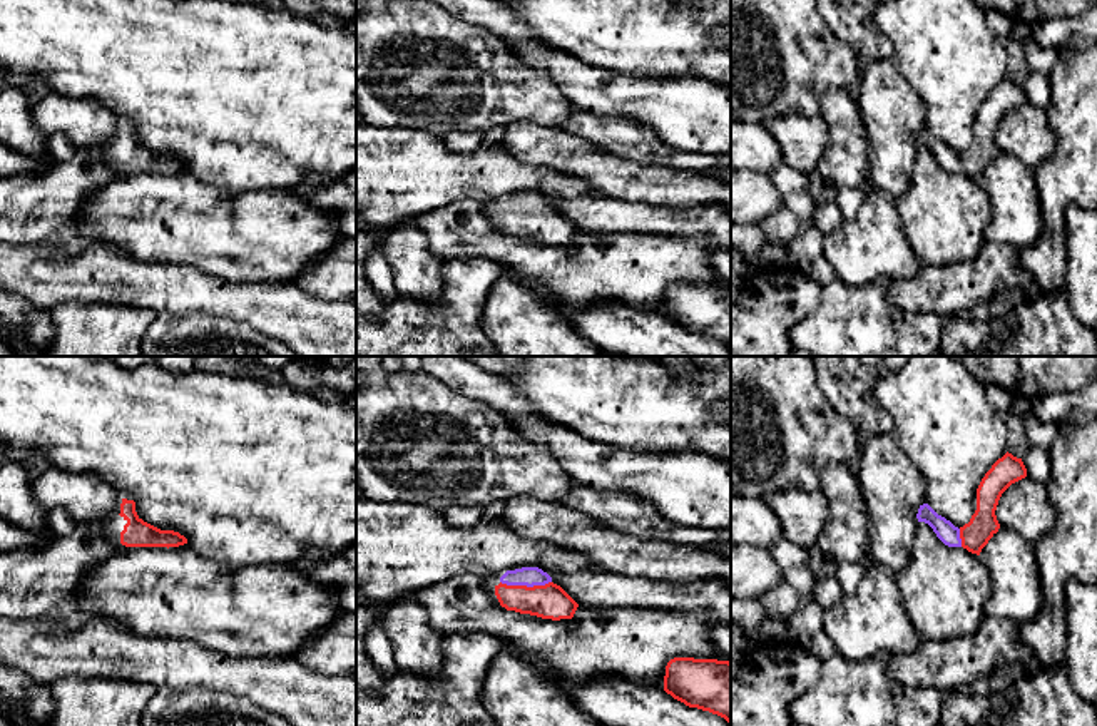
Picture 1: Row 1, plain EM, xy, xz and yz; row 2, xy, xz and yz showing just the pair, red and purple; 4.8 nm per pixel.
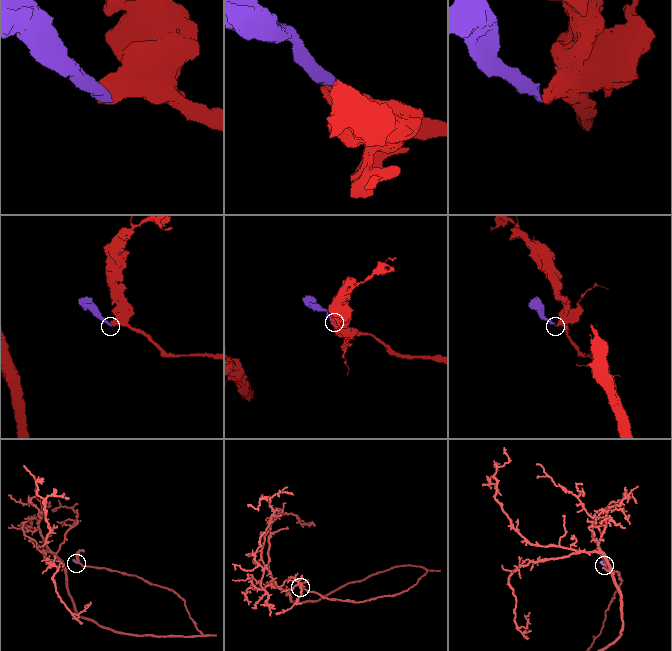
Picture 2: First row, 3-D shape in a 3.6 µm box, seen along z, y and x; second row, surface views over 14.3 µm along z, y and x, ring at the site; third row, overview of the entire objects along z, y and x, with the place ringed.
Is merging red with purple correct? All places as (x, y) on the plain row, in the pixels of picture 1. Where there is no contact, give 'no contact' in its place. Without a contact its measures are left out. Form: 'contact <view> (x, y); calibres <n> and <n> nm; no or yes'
contact xz (525, 211); calibres 170 and 100 nm; yes

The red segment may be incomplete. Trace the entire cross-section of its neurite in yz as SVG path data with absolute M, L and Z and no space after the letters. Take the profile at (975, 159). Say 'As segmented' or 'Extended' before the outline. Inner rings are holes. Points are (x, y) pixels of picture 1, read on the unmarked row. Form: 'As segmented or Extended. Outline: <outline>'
Extended. Outline: M1007 77L982 104L977 114L977 135L968 149L958 154L928 129L920 130L916 144L928 149L945 171L963 172L980 181L982 174L1000 154L995 135L1002 119L1025 102L1027 94L1022 84Z

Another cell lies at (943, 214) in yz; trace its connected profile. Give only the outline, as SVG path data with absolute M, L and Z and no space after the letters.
M918 147L910 186L895 204L920 266L972 261L987 243L992 202L982 182L945 171L925 147Z

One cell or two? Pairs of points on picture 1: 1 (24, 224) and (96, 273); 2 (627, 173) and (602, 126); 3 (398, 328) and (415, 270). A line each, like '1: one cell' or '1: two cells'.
1: two cells
2: two cells
3: two cells

